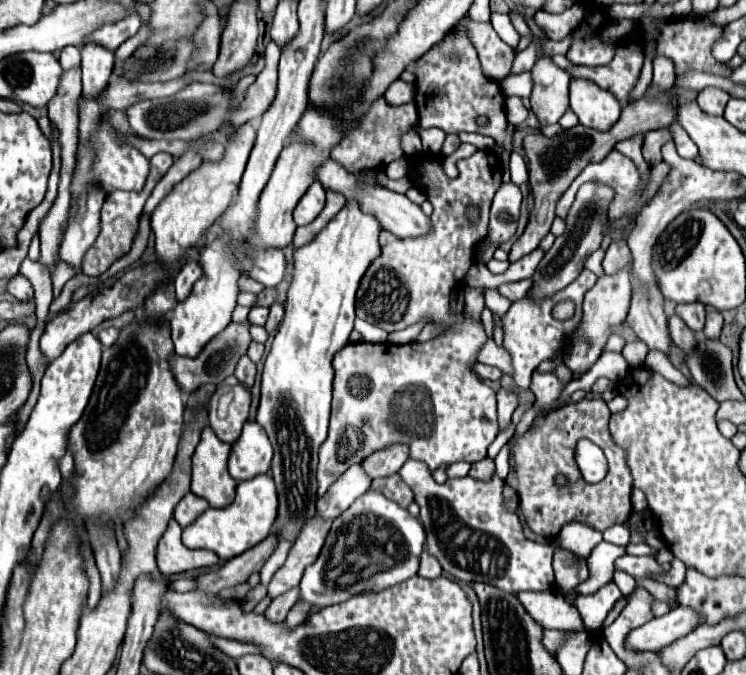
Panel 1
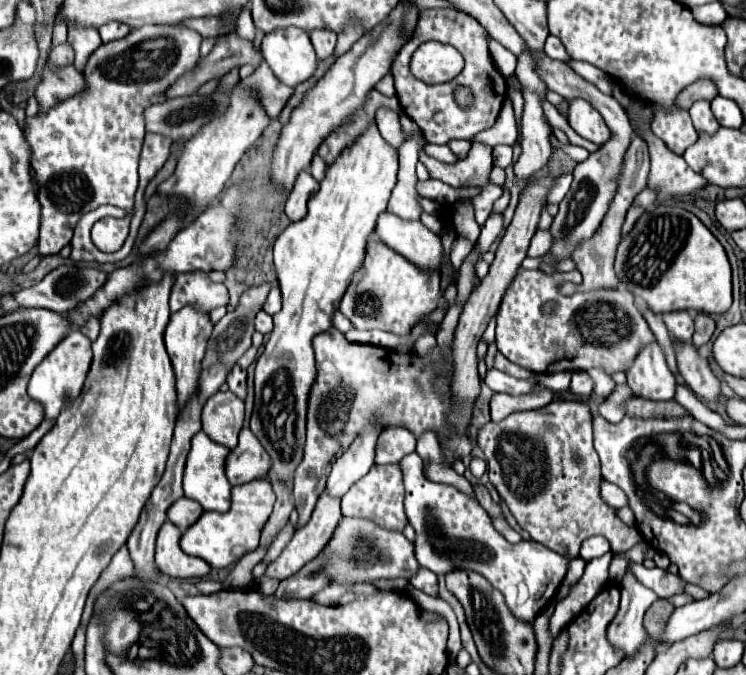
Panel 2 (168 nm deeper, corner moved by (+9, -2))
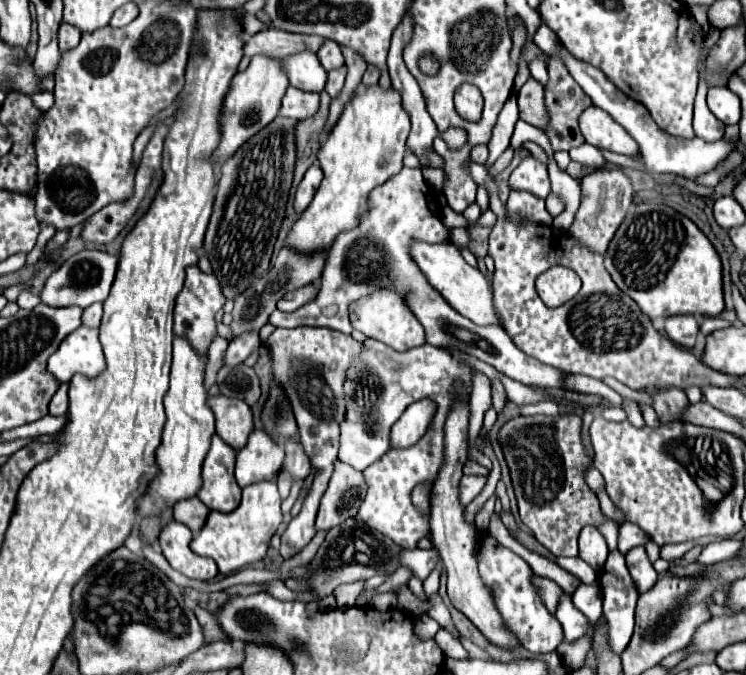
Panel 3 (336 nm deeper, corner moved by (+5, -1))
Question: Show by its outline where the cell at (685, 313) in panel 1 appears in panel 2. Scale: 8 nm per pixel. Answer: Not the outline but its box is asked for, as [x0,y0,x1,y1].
[663,310,693,340]

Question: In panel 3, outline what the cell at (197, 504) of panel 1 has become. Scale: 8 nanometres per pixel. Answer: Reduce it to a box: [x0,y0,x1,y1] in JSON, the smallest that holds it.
[175,497,209,535]

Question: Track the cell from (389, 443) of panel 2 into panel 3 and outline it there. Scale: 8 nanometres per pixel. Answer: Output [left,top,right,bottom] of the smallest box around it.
[391,399,437,447]

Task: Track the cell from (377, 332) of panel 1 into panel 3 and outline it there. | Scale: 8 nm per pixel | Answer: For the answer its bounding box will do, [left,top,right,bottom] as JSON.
[269,167,567,387]

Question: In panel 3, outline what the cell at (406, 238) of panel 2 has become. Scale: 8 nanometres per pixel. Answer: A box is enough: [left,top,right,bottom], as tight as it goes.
[411,243,501,325]

